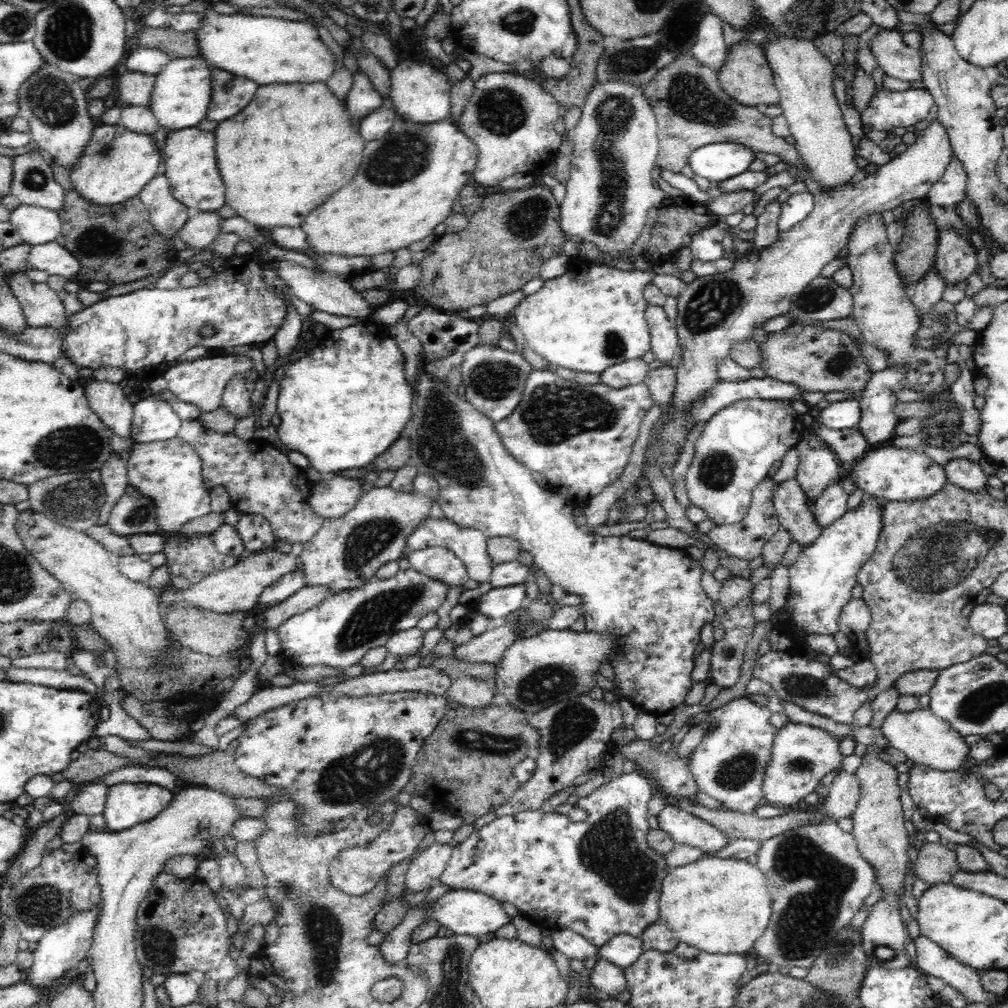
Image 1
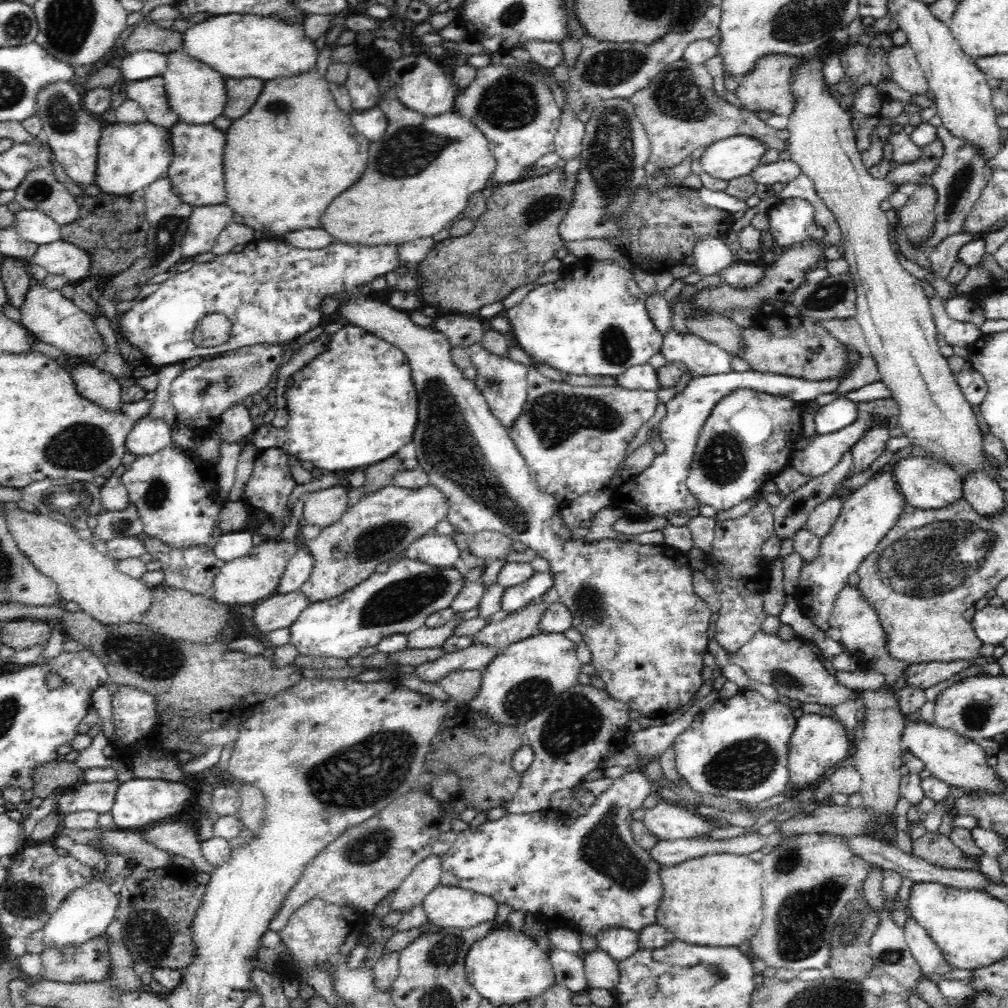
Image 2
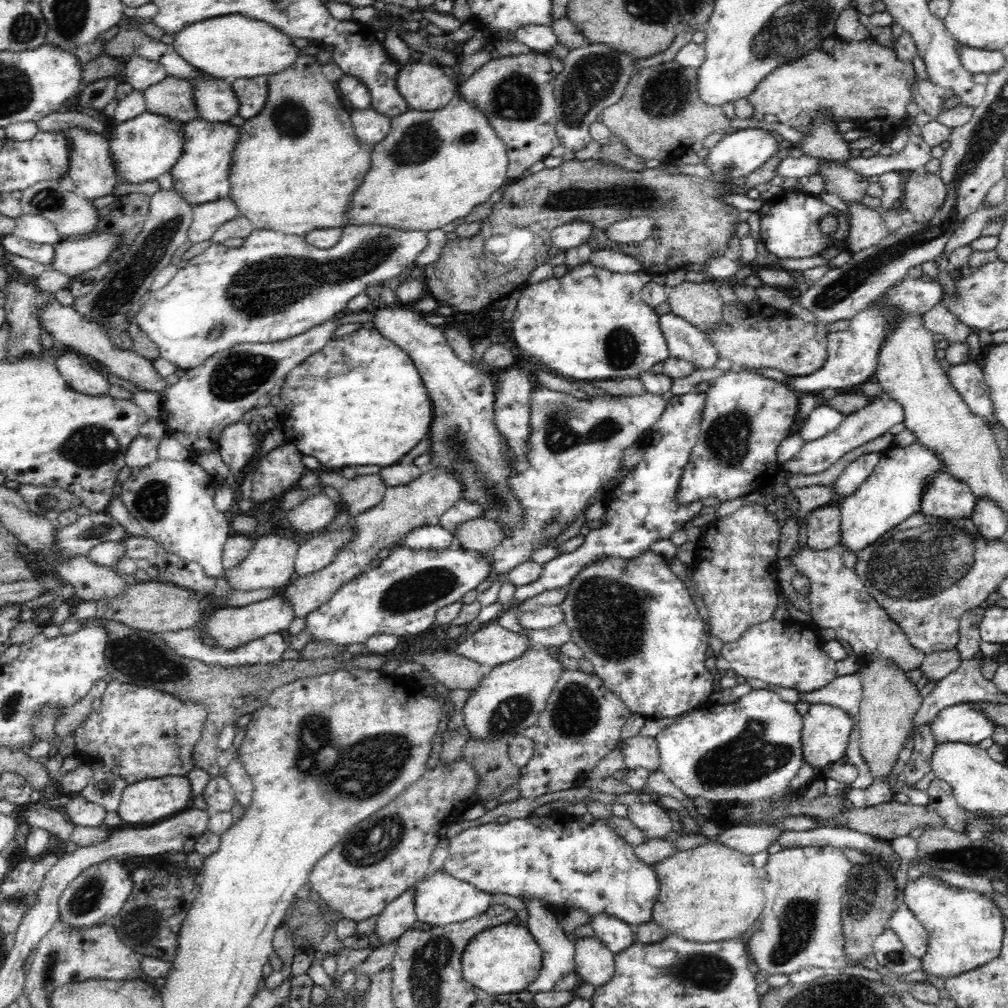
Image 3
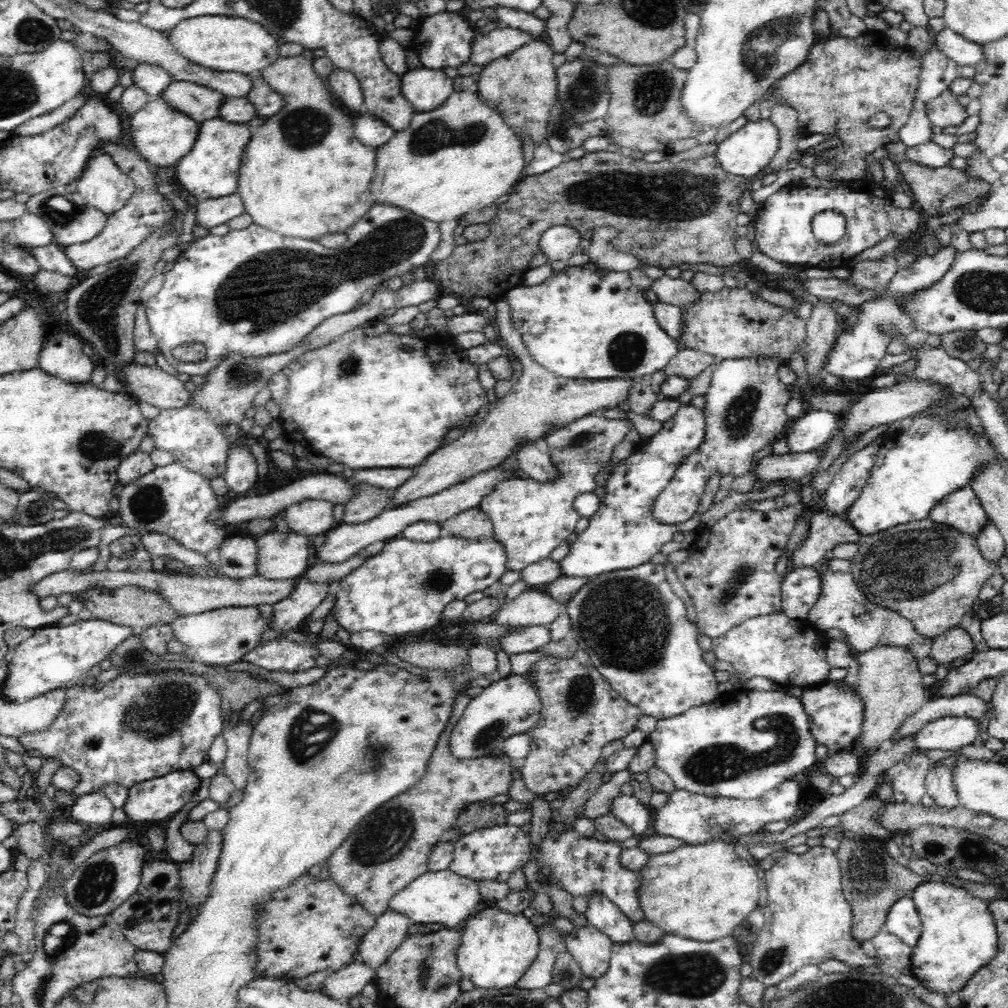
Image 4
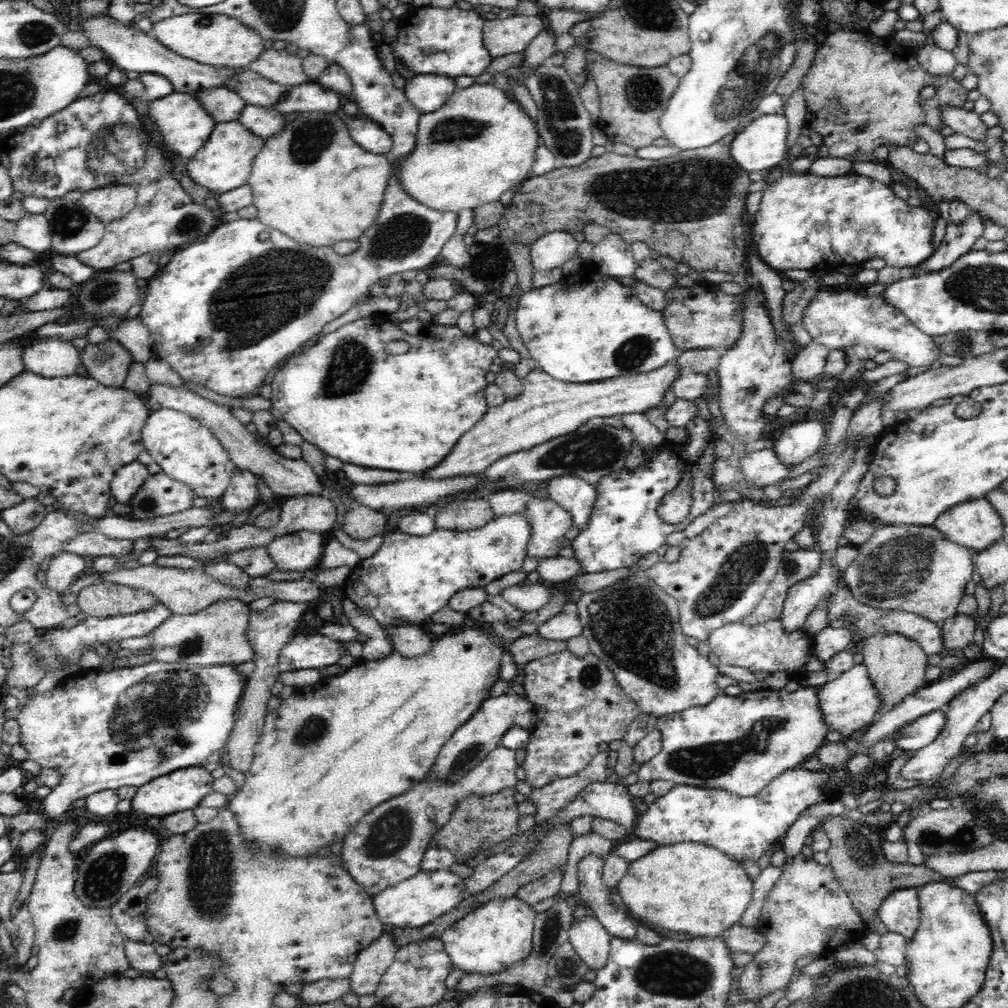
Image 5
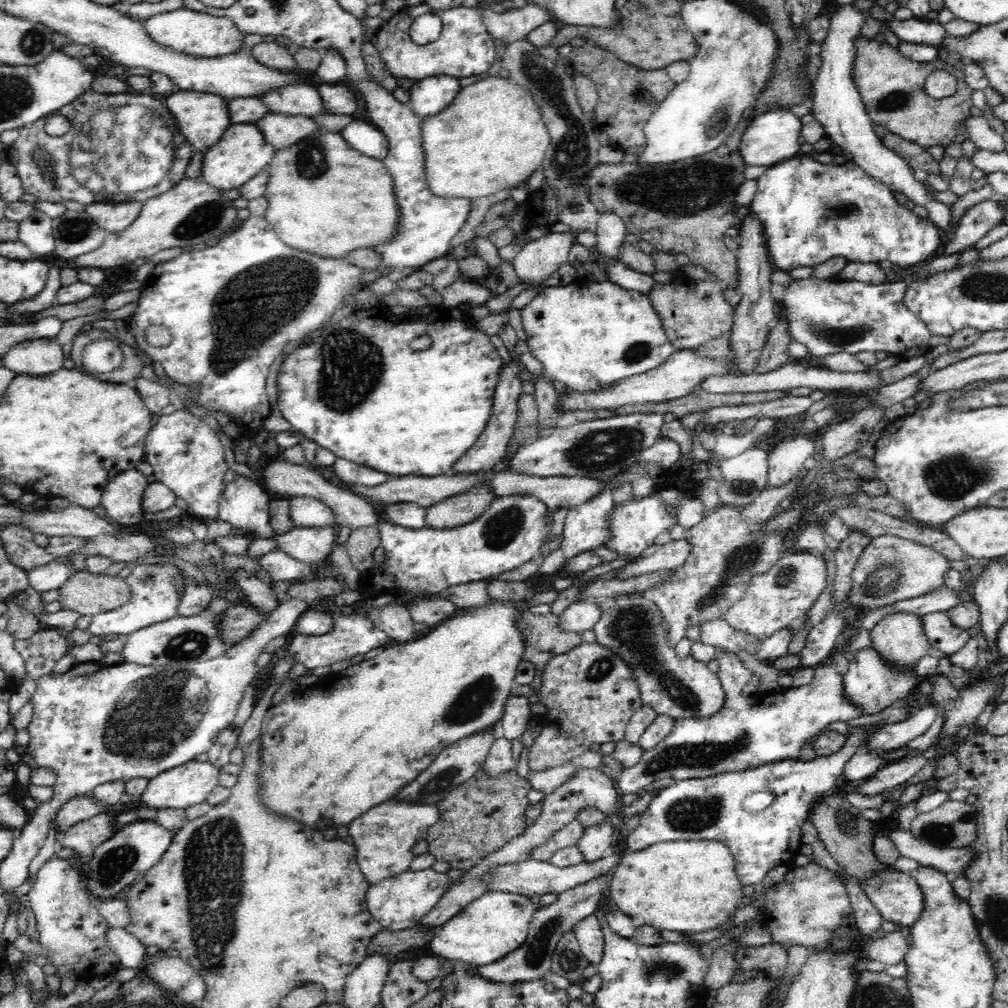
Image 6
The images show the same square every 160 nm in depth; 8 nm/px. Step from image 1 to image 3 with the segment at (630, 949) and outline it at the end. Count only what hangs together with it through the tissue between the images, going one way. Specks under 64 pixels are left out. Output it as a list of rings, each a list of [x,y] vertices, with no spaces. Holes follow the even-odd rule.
[[[597,915],[589,923],[596,932],[595,938],[616,954],[635,944],[634,927],[608,915]]]

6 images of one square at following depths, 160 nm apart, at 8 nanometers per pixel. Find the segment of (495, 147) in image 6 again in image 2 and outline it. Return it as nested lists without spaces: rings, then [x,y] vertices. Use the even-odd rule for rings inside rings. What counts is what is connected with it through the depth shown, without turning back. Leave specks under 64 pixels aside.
[[[393,91],[386,97],[380,95],[377,107],[380,107],[384,111],[387,118],[387,129],[385,130],[384,136],[370,143],[368,166],[366,166],[366,172],[364,172],[362,180],[358,180],[358,184],[354,184],[350,190],[342,192],[342,196],[338,196],[338,200],[334,200],[334,204],[330,204],[330,212],[325,212],[324,216],[322,216],[322,226],[320,227],[332,237],[332,241],[369,243],[370,245],[383,244],[384,242],[410,243],[420,238],[433,237],[454,222],[454,218],[466,208],[470,194],[482,191],[485,188],[486,182],[488,182],[488,179],[492,177],[494,170],[496,170],[497,159],[493,156],[492,149],[489,148],[489,141],[485,137],[485,133],[482,132],[472,120],[462,116],[455,110],[444,112],[438,116],[424,116],[420,112],[404,107],[397,100]]]

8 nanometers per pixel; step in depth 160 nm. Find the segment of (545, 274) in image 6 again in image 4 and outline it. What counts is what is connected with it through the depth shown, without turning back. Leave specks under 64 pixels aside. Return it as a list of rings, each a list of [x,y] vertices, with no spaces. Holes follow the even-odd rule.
[[[554,225],[542,234],[538,242],[538,252],[547,256],[548,262],[566,261],[578,250],[581,235],[566,225]]]

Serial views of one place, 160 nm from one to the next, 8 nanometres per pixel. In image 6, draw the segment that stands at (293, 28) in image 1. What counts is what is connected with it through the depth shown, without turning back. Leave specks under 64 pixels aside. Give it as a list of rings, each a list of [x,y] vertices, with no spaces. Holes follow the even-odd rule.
[[[184,7],[156,13],[155,16],[146,19],[144,28],[155,43],[198,58],[226,56],[227,53],[234,52],[243,45],[242,39],[245,36],[238,31],[231,19],[194,12],[193,9]]]

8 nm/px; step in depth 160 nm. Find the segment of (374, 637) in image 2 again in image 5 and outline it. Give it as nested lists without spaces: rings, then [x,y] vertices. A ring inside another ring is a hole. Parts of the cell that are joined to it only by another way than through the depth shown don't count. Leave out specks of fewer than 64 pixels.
[[[518,513],[495,517],[474,530],[435,528],[428,536],[410,536],[399,529],[388,529],[376,553],[353,568],[341,589],[386,630],[398,624],[424,627],[429,624],[431,614],[447,606],[457,592],[483,588],[510,572],[521,570],[532,539],[530,523],[527,514]]]

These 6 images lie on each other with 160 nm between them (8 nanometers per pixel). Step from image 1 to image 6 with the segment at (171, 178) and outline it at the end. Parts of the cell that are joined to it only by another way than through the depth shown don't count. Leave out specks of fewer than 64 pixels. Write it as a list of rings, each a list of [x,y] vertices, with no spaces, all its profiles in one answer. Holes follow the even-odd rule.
[[[230,123],[221,139],[204,152],[201,167],[201,177],[206,184],[214,188],[240,188],[242,184],[254,178],[266,168],[275,155],[275,148],[265,139],[255,123]]]

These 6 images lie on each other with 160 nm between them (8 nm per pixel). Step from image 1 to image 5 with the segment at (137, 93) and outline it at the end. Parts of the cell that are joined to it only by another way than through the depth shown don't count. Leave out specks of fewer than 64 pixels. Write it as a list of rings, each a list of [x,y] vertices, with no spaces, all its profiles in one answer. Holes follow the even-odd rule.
[[[218,88],[216,91],[202,91],[194,93],[194,97],[201,98],[208,113],[216,122],[239,120],[239,114],[248,106],[240,96],[227,88]]]

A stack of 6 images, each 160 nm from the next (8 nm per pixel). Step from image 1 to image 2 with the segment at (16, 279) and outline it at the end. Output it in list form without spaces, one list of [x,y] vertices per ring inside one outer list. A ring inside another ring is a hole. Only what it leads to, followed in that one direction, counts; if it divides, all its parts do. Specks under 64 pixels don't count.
[[[33,283],[26,291],[25,301],[19,308],[21,323],[28,332],[35,338],[52,344],[56,348],[71,356],[94,356],[98,358],[104,354],[106,347],[102,341],[102,336],[96,329],[96,324],[92,321],[90,313],[84,312],[62,295],[60,290],[50,290],[41,283]]]

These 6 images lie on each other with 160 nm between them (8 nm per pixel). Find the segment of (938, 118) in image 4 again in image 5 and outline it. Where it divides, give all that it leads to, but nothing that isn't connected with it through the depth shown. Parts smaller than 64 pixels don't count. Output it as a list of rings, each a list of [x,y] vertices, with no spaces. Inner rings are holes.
[[[949,108],[943,111],[945,126],[952,128],[955,133],[965,134],[976,141],[990,144],[991,140],[986,138],[988,126],[981,121],[979,114],[963,108]]]

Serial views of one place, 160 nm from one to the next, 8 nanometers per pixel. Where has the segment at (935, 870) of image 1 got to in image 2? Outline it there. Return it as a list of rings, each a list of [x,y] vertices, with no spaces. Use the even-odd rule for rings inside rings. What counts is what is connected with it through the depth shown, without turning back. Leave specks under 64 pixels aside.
[[[926,832],[912,840],[913,855],[940,868],[968,870],[978,869],[980,858],[964,854],[952,844],[948,836],[938,832]]]

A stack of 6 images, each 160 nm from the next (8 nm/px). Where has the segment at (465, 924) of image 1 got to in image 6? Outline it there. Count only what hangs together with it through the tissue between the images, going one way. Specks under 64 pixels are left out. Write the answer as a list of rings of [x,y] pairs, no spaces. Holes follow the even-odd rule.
[[[430,868],[418,871],[406,870],[370,885],[364,902],[367,911],[383,929],[405,930],[417,926],[422,917],[434,908],[434,904],[448,890],[448,882],[450,877],[446,873],[436,872]]]

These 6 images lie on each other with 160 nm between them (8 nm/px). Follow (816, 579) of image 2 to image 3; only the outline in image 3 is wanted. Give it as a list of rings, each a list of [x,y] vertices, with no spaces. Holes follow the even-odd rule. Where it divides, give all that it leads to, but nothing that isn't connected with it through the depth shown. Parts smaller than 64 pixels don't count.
[[[921,442],[908,448],[884,451],[878,466],[864,484],[850,497],[843,498],[843,501],[837,504],[842,520],[842,544],[838,549],[852,550],[857,555],[862,548],[874,544],[875,540],[891,528],[908,520],[916,512],[921,512],[927,485],[945,472],[945,462],[941,460],[941,456]]]

